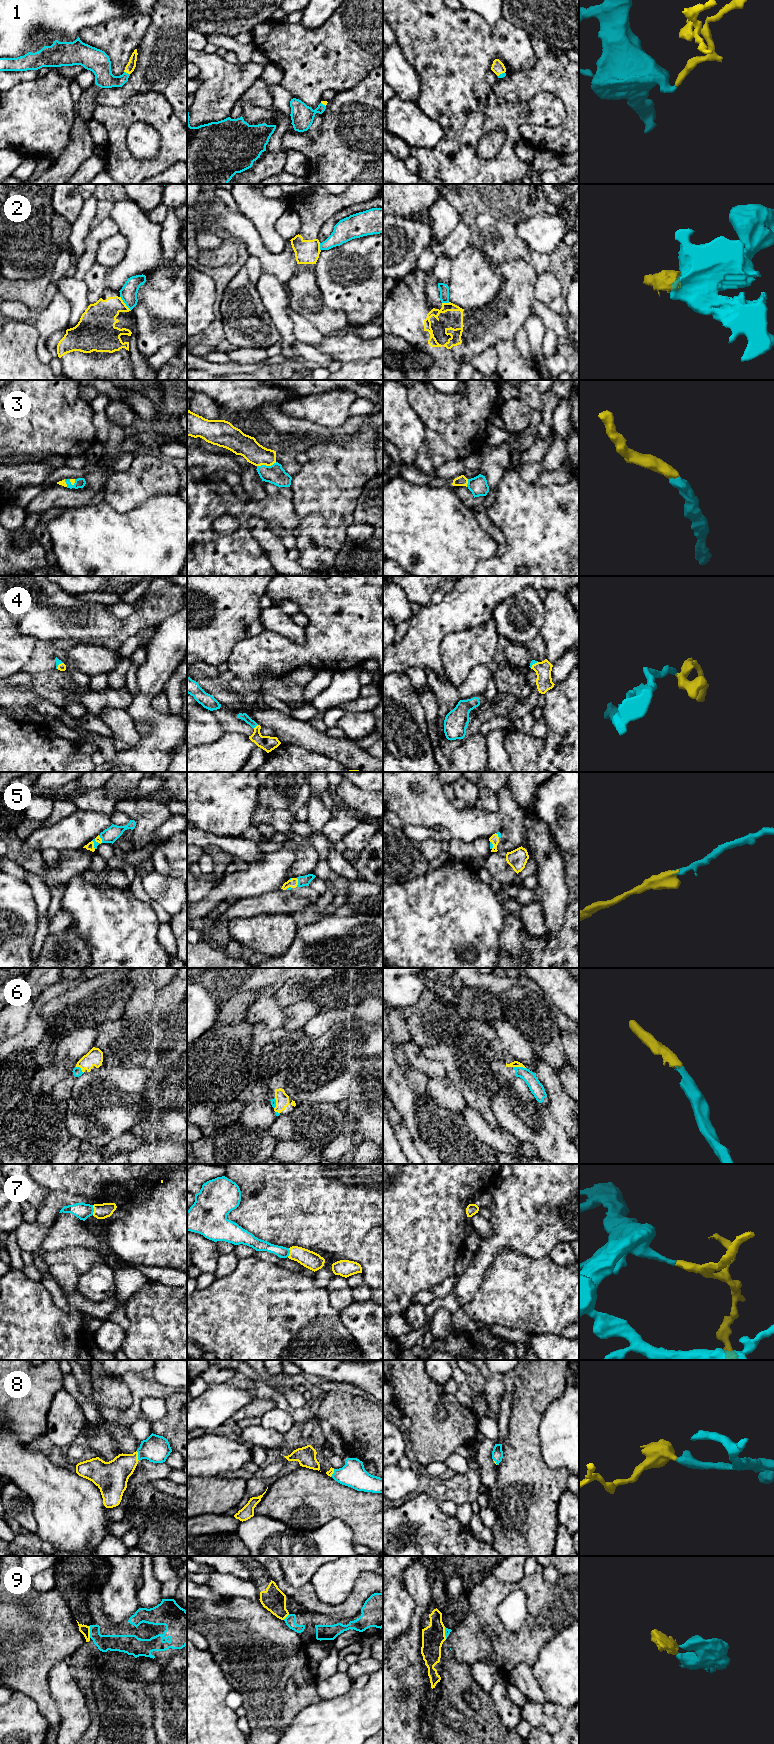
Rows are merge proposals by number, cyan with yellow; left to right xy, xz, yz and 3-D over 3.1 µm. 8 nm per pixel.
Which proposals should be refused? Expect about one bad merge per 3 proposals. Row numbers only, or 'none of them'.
2, 9

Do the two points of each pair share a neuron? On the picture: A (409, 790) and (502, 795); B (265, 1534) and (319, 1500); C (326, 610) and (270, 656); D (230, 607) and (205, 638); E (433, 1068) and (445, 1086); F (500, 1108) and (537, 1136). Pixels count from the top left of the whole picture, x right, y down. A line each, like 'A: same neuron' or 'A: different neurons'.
A: different neurons
B: different neurons
C: same neuron
D: same neuron
E: different neurons
F: same neuron

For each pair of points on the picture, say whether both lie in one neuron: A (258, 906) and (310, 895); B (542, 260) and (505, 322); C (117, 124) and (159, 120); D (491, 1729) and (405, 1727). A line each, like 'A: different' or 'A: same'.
A: same
B: different
C: same
D: different

